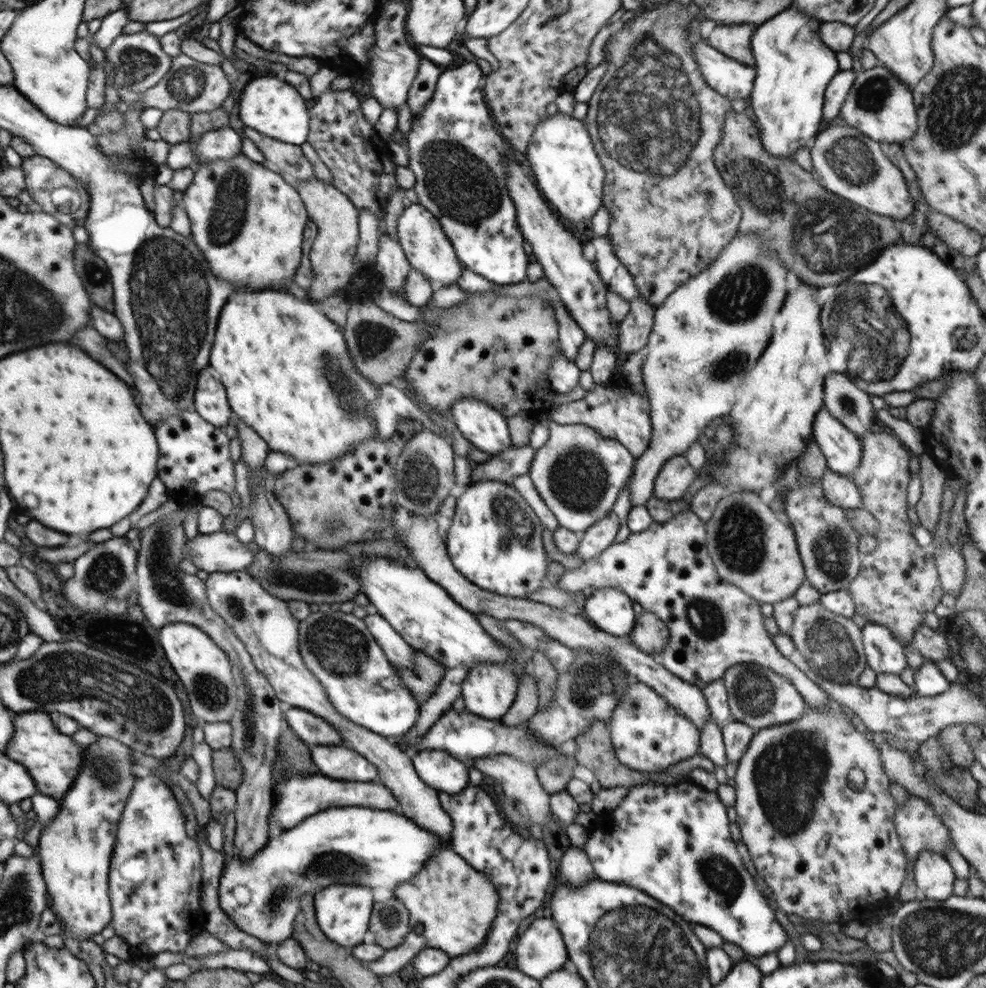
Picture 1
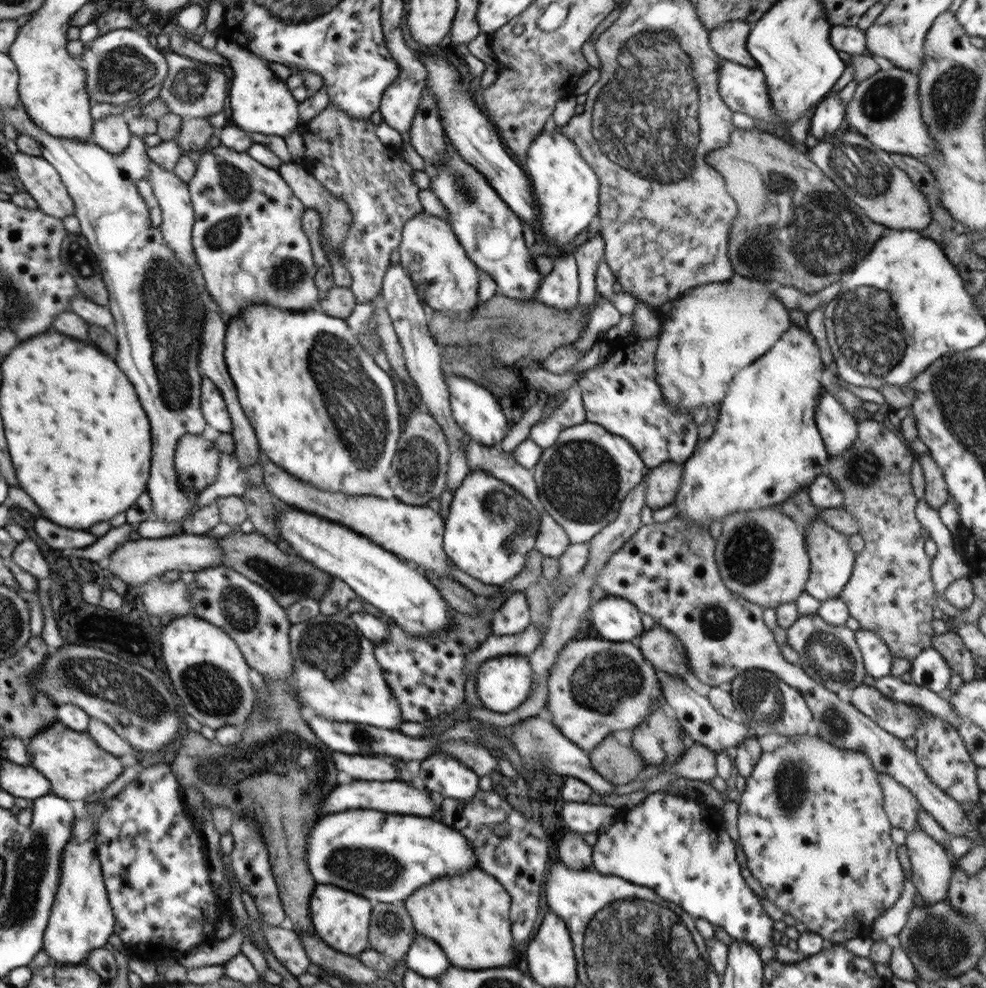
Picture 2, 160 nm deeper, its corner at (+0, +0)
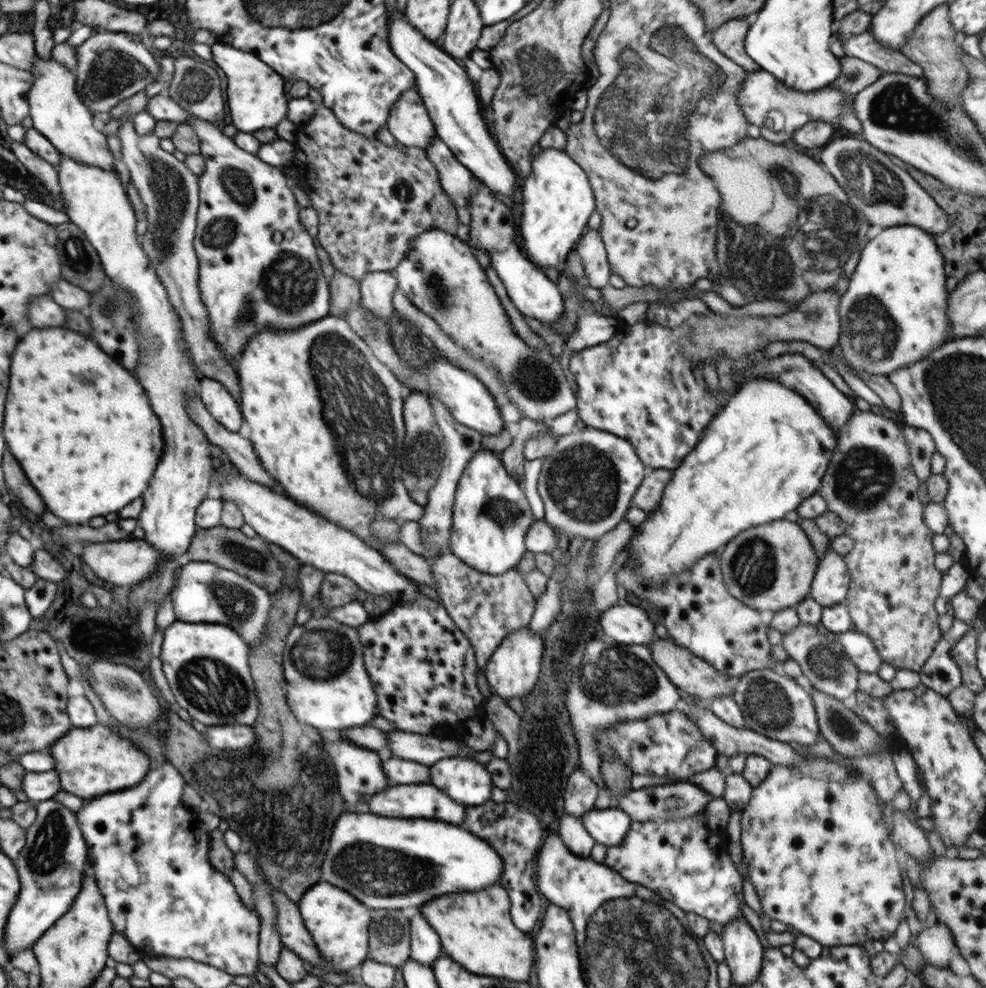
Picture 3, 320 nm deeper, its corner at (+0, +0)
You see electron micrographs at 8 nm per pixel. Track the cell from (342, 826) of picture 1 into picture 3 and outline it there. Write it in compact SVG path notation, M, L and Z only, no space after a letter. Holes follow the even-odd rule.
M366 811L342 814L327 850L320 881L353 894L370 910L420 908L444 894L481 892L497 884L503 873L500 856L487 842L461 827L433 819L389 818Z

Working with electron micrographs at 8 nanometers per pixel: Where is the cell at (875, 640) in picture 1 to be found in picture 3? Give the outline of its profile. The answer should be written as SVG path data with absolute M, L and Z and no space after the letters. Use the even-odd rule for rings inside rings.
M826 631L825 636L832 642L837 639L837 642L842 645L845 656L853 662L859 671L876 673L880 664L883 663L874 643L866 634L858 631L846 631L837 634Z

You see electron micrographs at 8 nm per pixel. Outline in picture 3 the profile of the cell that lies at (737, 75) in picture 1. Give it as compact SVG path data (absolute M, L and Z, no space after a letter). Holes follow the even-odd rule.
M760 70L747 73L736 98L748 122L758 126L768 142L781 144L791 138L793 131L813 120L827 122L838 129L840 117L849 108L846 95L840 89L829 85L814 92L798 92L780 82L769 72Z

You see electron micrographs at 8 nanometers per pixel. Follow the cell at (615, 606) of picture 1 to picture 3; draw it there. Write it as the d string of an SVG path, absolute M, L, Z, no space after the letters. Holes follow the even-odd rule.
M630 603L625 606L612 605L601 613L600 620L608 640L612 638L624 644L650 646L658 637L646 611Z

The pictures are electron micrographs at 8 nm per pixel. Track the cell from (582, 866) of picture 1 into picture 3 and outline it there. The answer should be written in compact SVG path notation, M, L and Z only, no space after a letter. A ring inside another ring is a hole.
M565 815L560 822L559 835L564 846L578 858L590 858L592 848L597 844L584 828L580 817Z

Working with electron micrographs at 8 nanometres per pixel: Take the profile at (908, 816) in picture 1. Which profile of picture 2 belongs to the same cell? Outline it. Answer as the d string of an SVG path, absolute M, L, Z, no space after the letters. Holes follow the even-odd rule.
M878 773L878 779L884 794L884 809L891 826L902 828L906 832L921 829L918 824L918 812L921 806L914 794L888 774Z

